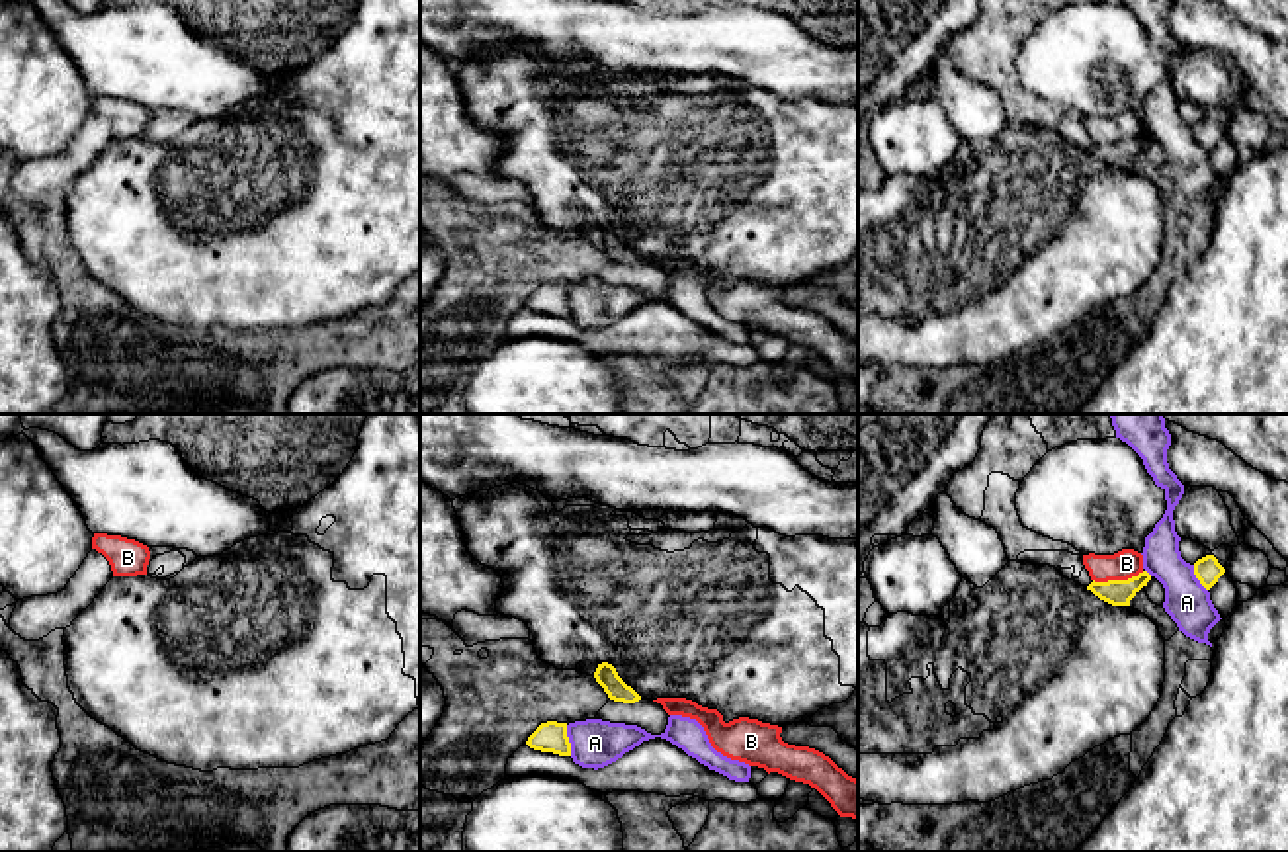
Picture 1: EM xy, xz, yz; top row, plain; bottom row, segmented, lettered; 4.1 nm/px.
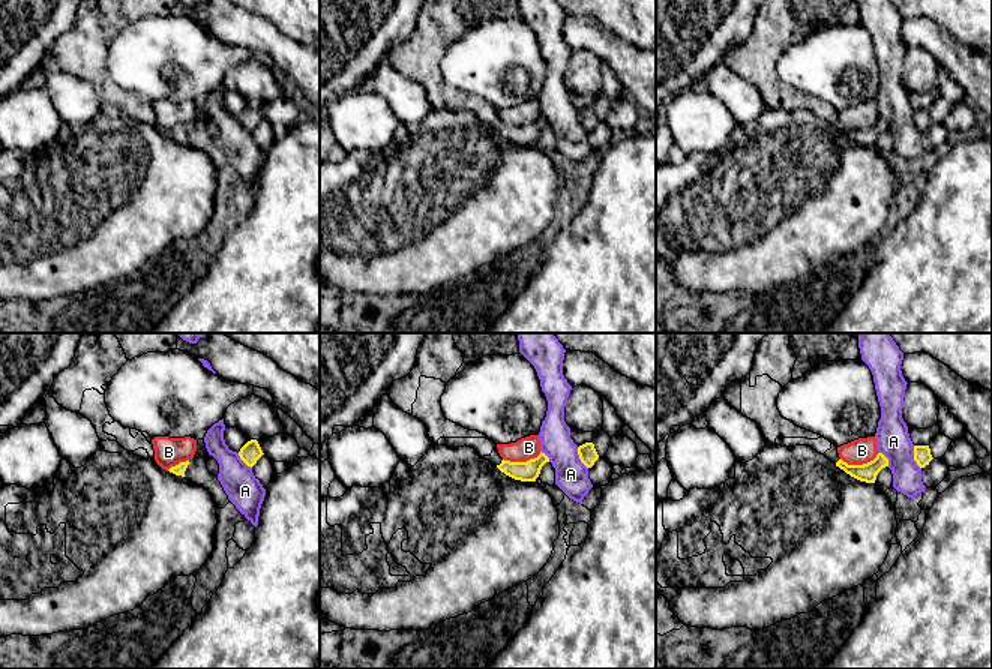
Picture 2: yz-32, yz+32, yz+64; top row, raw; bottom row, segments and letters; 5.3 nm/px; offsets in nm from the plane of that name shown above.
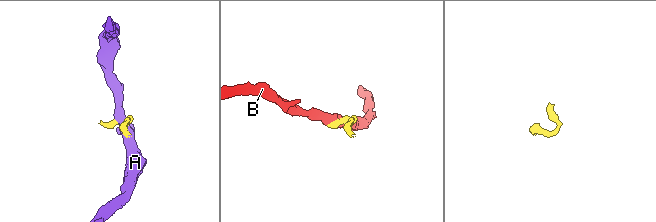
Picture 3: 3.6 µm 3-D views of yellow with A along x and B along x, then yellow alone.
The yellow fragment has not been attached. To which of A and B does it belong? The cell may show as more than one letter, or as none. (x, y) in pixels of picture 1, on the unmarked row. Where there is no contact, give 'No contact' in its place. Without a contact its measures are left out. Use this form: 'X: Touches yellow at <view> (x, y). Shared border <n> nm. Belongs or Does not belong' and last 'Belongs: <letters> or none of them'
A: Touches yellow at xz (567, 303). Shared border 130 nm. Does not belong
B: Touches yellow at yz (1118, 143). Shared border 220 nm. Does not belong
Belongs: none of them

